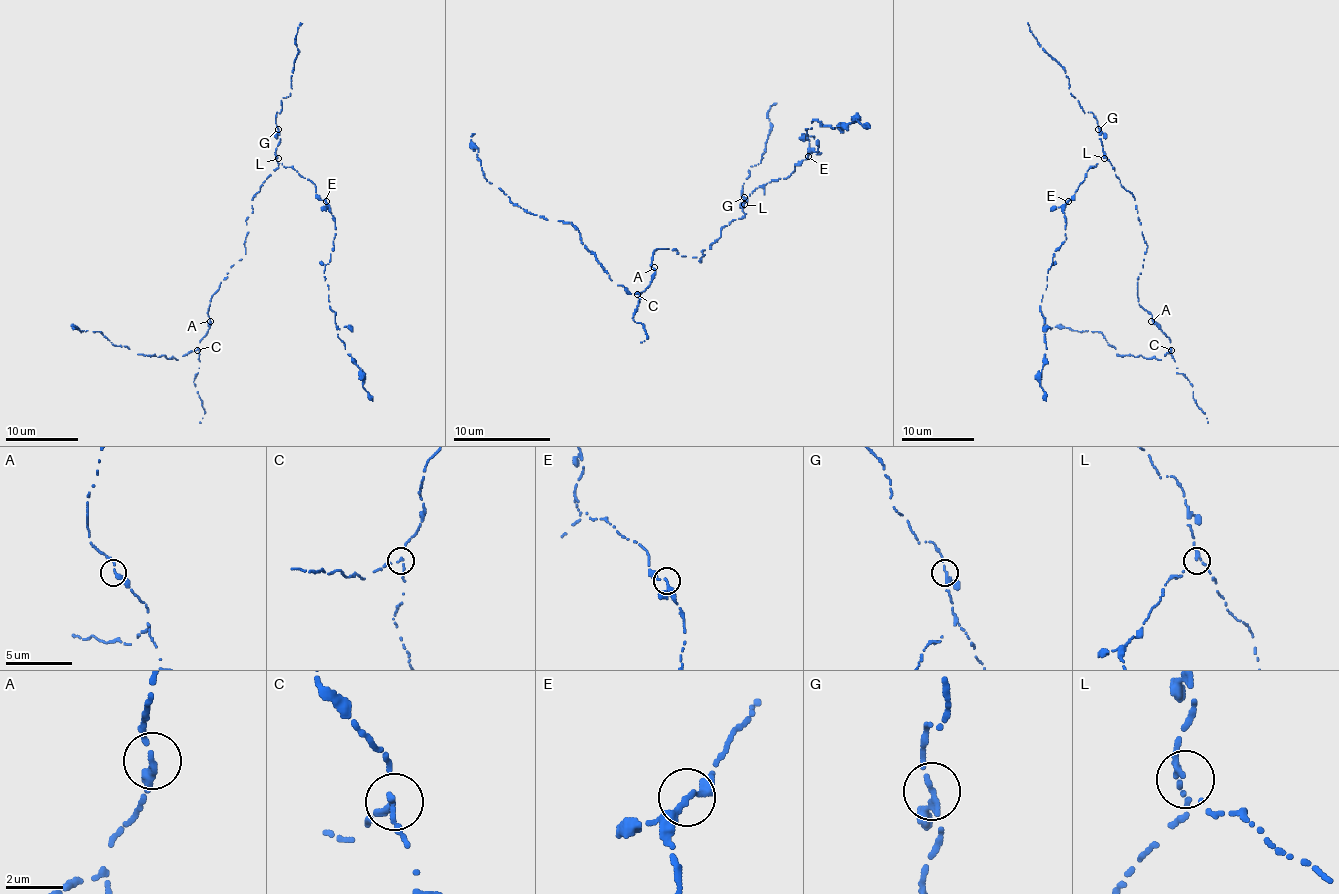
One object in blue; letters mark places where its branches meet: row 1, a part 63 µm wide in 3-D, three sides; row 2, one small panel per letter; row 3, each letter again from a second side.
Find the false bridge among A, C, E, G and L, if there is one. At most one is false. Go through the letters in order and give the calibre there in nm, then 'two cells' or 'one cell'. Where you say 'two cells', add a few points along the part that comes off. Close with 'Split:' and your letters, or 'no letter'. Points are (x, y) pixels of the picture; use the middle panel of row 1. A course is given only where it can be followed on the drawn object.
A: 200 nm thick; one cell
C: 130 nm thick; one cell
E: 200 nm thick; one cell
G: 180 nm thick; one cell
L: 160 nm thick; one cell
Split: no letter

